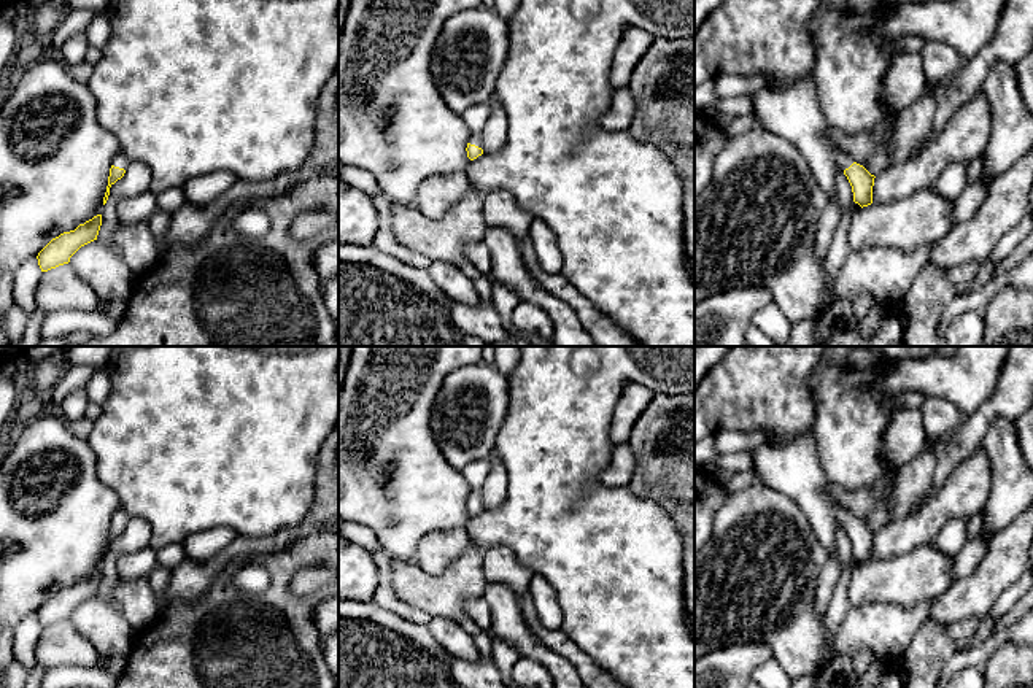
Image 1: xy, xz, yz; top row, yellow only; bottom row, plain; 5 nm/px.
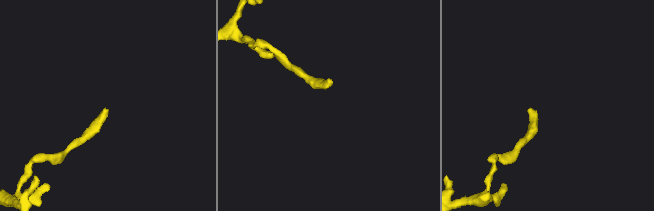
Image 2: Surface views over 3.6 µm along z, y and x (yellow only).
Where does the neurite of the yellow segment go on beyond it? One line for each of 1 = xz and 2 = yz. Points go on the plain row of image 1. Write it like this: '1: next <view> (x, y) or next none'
1: next xz (475, 472)
2: next yz (796, 471)

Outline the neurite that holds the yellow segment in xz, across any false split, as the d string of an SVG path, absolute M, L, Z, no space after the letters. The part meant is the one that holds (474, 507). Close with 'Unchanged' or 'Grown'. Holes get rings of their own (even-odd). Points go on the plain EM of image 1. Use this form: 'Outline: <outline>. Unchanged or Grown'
Outline: M478 459L478 461L469 462L461 470L470 486L469 499L466 504L467 513L470 516L474 516L483 510L482 489L483 489L483 483L485 483L486 477L489 473L489 469L491 469L491 466L489 466L488 459Z. Grown

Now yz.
Outline: M814 429L803 432L787 446L758 446L752 456L752 472L760 483L791 497L826 550L836 547L836 531L842 528L852 542L853 558L861 564L872 559L876 532L831 501L826 491L831 481L823 472Z. Grown

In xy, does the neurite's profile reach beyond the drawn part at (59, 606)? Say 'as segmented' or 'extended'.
as segmented

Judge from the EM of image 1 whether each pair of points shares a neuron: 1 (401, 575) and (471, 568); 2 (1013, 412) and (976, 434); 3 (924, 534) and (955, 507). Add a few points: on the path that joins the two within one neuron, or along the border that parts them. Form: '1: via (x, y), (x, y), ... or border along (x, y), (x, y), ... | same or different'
1: via (418, 583), (453, 583) | same
2: via (1003, 410), (995, 410), (981, 425) | same
3: via (930, 526), (947, 509) | same

